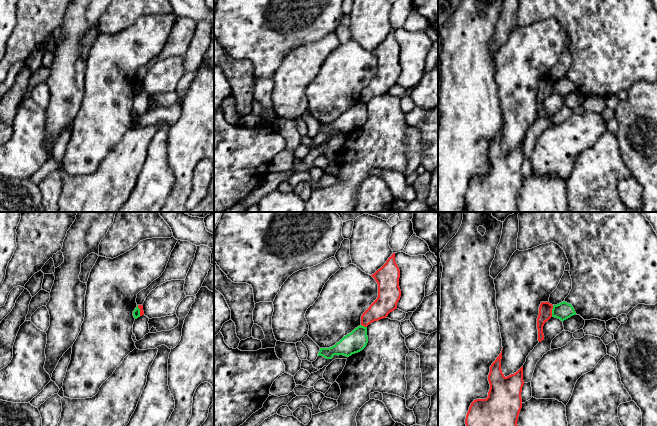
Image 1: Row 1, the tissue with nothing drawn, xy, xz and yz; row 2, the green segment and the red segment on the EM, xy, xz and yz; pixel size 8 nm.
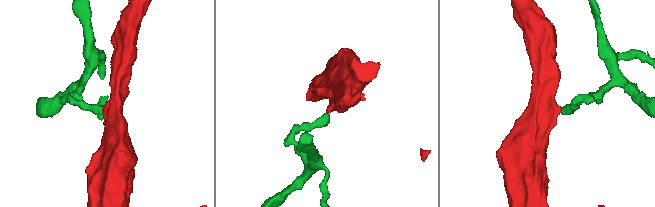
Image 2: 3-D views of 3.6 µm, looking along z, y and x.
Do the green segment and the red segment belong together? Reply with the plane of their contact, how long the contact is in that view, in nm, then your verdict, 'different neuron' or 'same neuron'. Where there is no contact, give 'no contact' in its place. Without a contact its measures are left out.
yz | 100 nm | different neuron

